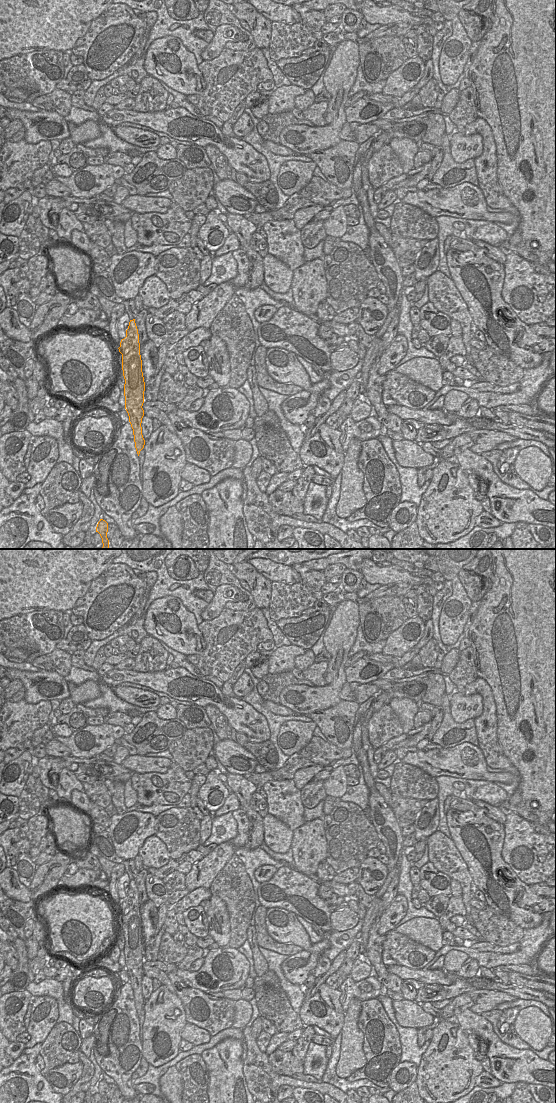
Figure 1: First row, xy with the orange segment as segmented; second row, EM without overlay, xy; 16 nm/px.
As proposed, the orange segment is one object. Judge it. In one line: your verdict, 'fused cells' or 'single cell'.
fused cells

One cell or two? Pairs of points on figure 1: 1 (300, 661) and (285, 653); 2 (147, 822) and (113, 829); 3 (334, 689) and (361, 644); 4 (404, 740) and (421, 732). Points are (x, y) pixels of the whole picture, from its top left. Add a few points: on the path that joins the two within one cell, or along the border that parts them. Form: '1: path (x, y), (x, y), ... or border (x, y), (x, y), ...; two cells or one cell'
1: border (306, 650), (295, 658), (294, 667); two cells
2: path (139, 827), (127, 838), (121, 832); one cell
3: border (358, 628), (355, 642), (347, 657); two cells
4: path (408, 740), (417, 734); one cell

